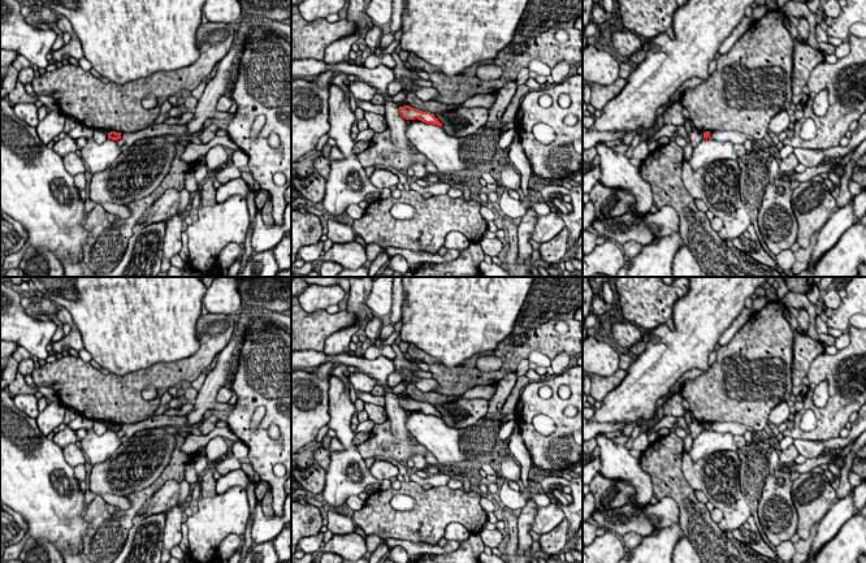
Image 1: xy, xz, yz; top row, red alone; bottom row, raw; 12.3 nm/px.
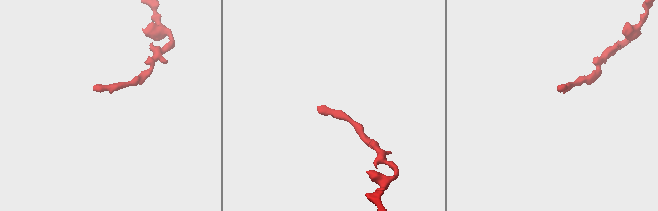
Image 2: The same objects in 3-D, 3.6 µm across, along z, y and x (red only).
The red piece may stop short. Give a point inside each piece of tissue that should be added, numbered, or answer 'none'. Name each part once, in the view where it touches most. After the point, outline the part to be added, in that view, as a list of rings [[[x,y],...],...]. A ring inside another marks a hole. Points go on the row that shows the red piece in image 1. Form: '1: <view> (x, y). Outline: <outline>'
none

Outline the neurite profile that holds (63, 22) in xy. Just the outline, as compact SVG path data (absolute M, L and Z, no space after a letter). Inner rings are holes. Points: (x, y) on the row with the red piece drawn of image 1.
M56 13L56 16L57 16L57 22L56 22L57 27L64 34L69 34L72 38L78 39L78 36L75 35L75 33L73 30L73 26L72 26L70 21L66 17L64 17L64 16L59 14L59 13Z

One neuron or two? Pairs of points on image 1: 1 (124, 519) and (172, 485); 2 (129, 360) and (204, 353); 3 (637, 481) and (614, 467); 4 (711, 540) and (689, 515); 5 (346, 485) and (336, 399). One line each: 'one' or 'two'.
1: two
2: two
3: one
4: one
5: one

